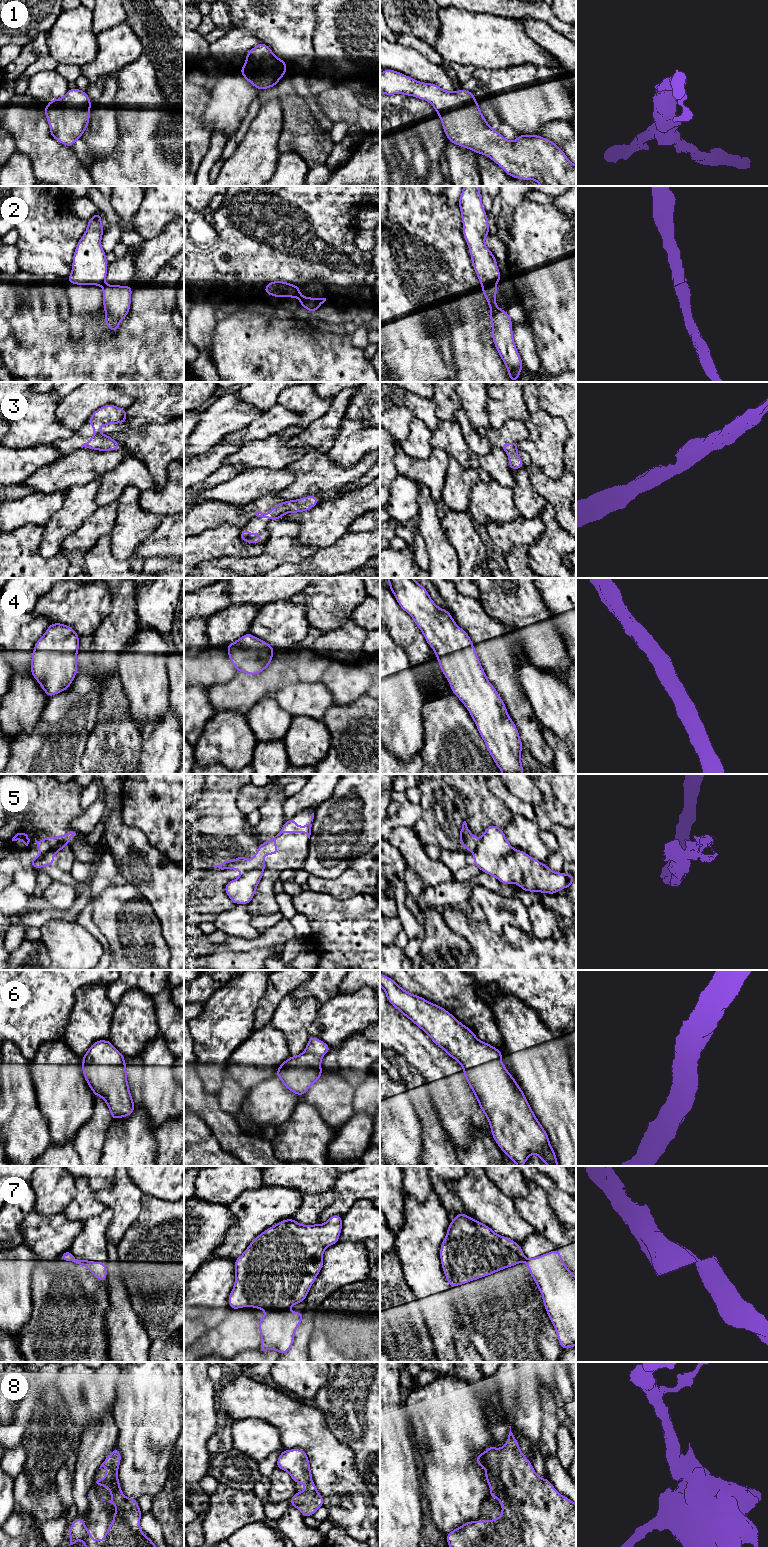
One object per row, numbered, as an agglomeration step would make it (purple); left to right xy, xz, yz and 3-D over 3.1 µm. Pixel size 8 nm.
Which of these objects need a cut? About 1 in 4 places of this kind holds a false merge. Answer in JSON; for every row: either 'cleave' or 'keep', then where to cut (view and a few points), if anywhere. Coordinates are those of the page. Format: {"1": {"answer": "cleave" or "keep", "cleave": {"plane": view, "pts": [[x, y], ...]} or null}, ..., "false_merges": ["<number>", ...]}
{"1": {"answer": "keep", "cleave": null}, "2": {"answer": "cleave", "cleave": {"plane": "yz", "pts": [[496, 281], [482, 287]]}}, "3": {"answer": "keep", "cleave": null}, "4": {"answer": "keep", "cleave": null}, "5": {"answer": "cleave", "cleave": {"plane": "xy", "pts": [[65, 844], [55, 841], [53, 847], [48, 847], [43, 852]]}}, "6": {"answer": "keep", "cleave": null}, "7": {"answer": "cleave", "cleave": {"plane": "xz", "pts": [[286, 1308], [271, 1310], [267, 1313]]}}, "8": {"answer": "keep", "cleave": null}, "false_merges": ["2", "5", "7"]}

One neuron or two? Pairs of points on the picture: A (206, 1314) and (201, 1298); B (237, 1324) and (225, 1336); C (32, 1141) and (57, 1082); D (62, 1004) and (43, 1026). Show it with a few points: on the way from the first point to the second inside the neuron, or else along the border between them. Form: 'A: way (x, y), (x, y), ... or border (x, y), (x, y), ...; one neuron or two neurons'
A: way (206, 1310), (205, 1302); one neuron
B: way (234, 1327), (228, 1333); one neuron
C: border (35, 1092), (37, 1105), (46, 1120), (50, 1136); two neurons
D: way (57, 1009), (45, 1021); one neuron

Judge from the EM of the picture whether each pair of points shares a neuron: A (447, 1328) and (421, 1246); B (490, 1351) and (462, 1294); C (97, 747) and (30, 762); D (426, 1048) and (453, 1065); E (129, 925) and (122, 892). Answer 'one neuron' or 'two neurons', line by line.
A: one neuron
B: one neuron
C: two neurons
D: one neuron
E: one neuron

